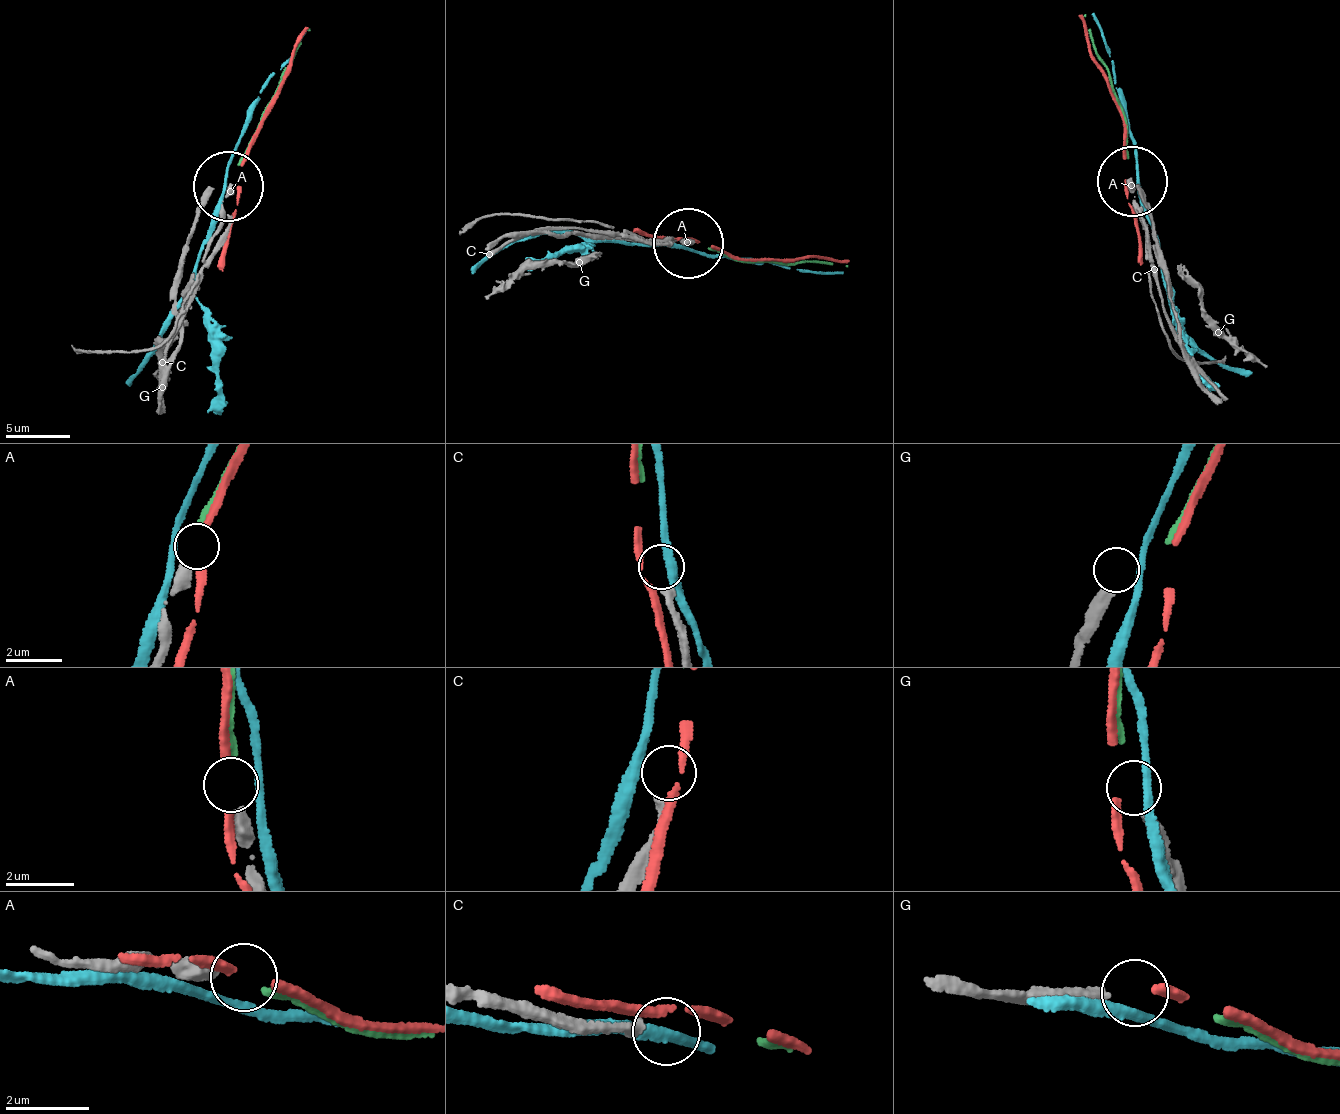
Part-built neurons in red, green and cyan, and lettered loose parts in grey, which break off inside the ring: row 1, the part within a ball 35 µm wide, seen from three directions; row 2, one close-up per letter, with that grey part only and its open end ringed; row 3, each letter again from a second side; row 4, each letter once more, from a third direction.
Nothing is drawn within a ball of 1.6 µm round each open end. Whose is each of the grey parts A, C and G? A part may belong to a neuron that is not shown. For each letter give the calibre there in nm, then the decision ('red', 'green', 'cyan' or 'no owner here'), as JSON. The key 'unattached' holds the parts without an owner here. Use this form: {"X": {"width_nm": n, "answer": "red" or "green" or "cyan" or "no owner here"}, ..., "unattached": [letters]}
{"A": {"width_nm": 440, "answer": "green"}, "C": {"width_nm": 240, "answer": "no owner here"}, "G": {"width_nm": 400, "answer": "no owner here"}, "unattached": ["C", "G"]}

